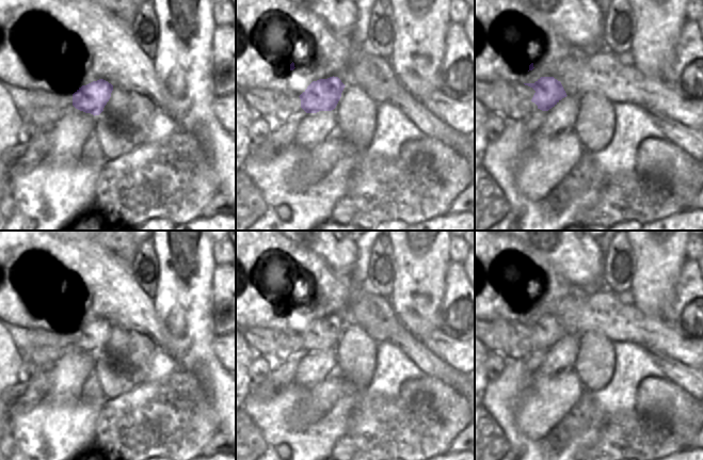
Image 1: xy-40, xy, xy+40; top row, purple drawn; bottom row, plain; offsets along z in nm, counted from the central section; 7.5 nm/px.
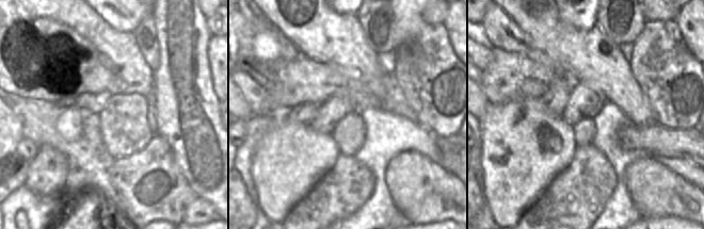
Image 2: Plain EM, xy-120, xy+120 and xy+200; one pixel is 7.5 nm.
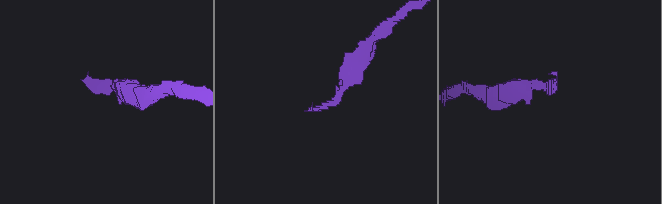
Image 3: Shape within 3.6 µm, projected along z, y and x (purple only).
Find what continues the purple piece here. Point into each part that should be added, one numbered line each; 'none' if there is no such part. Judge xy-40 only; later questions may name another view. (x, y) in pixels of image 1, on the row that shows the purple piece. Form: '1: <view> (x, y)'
none

